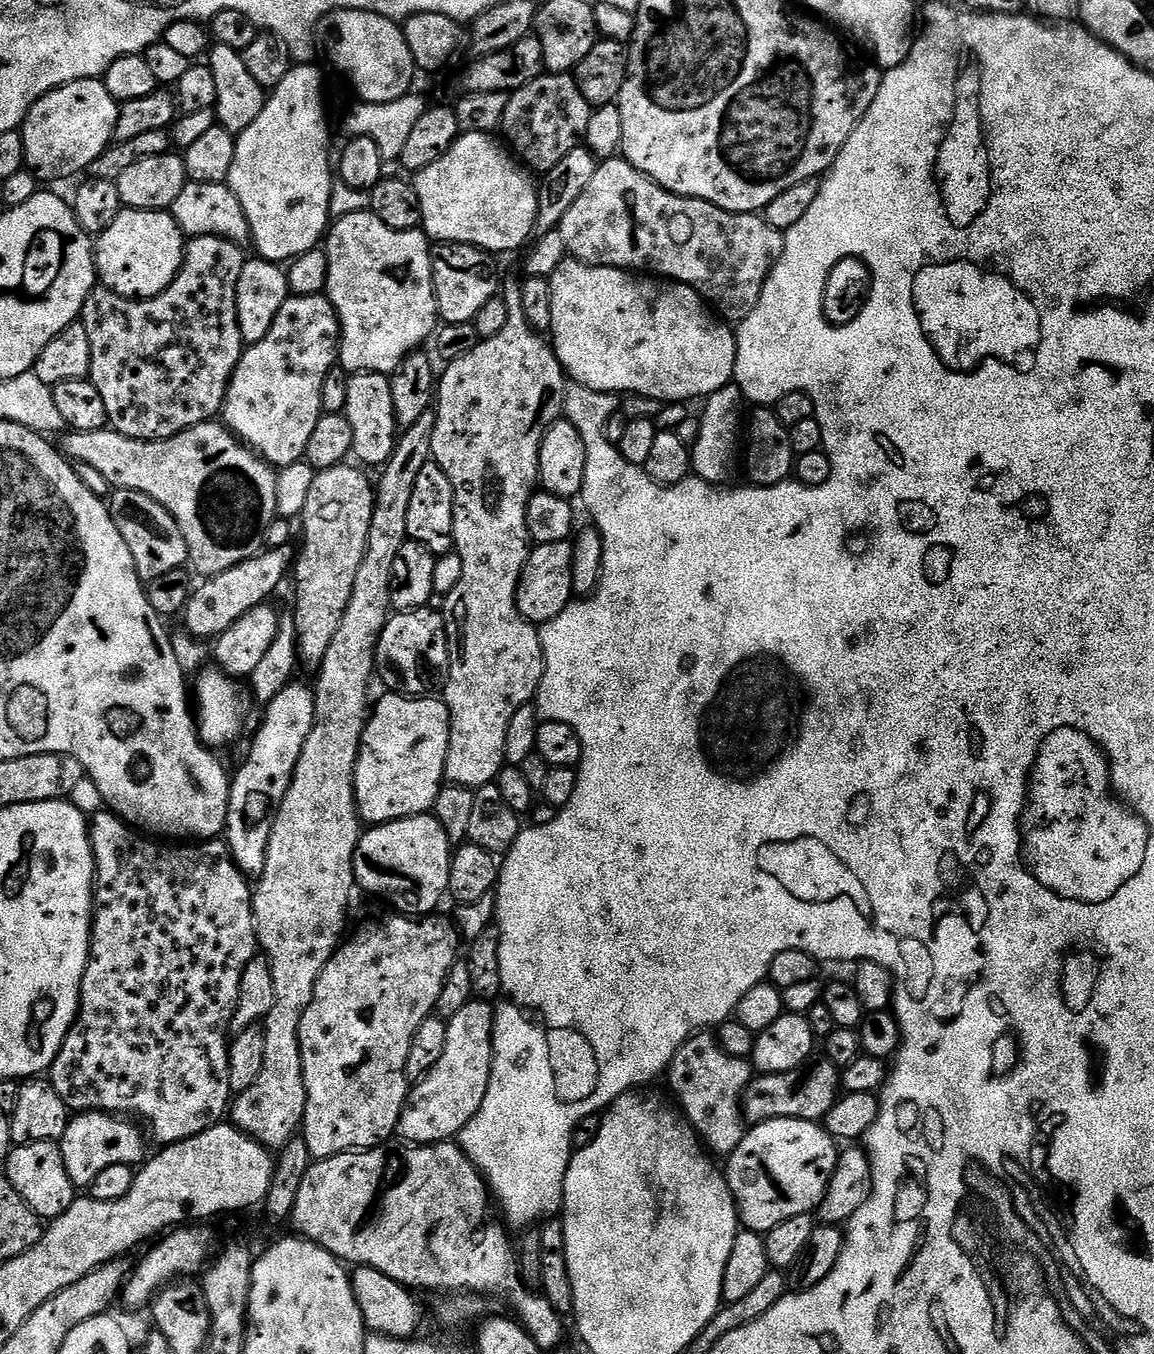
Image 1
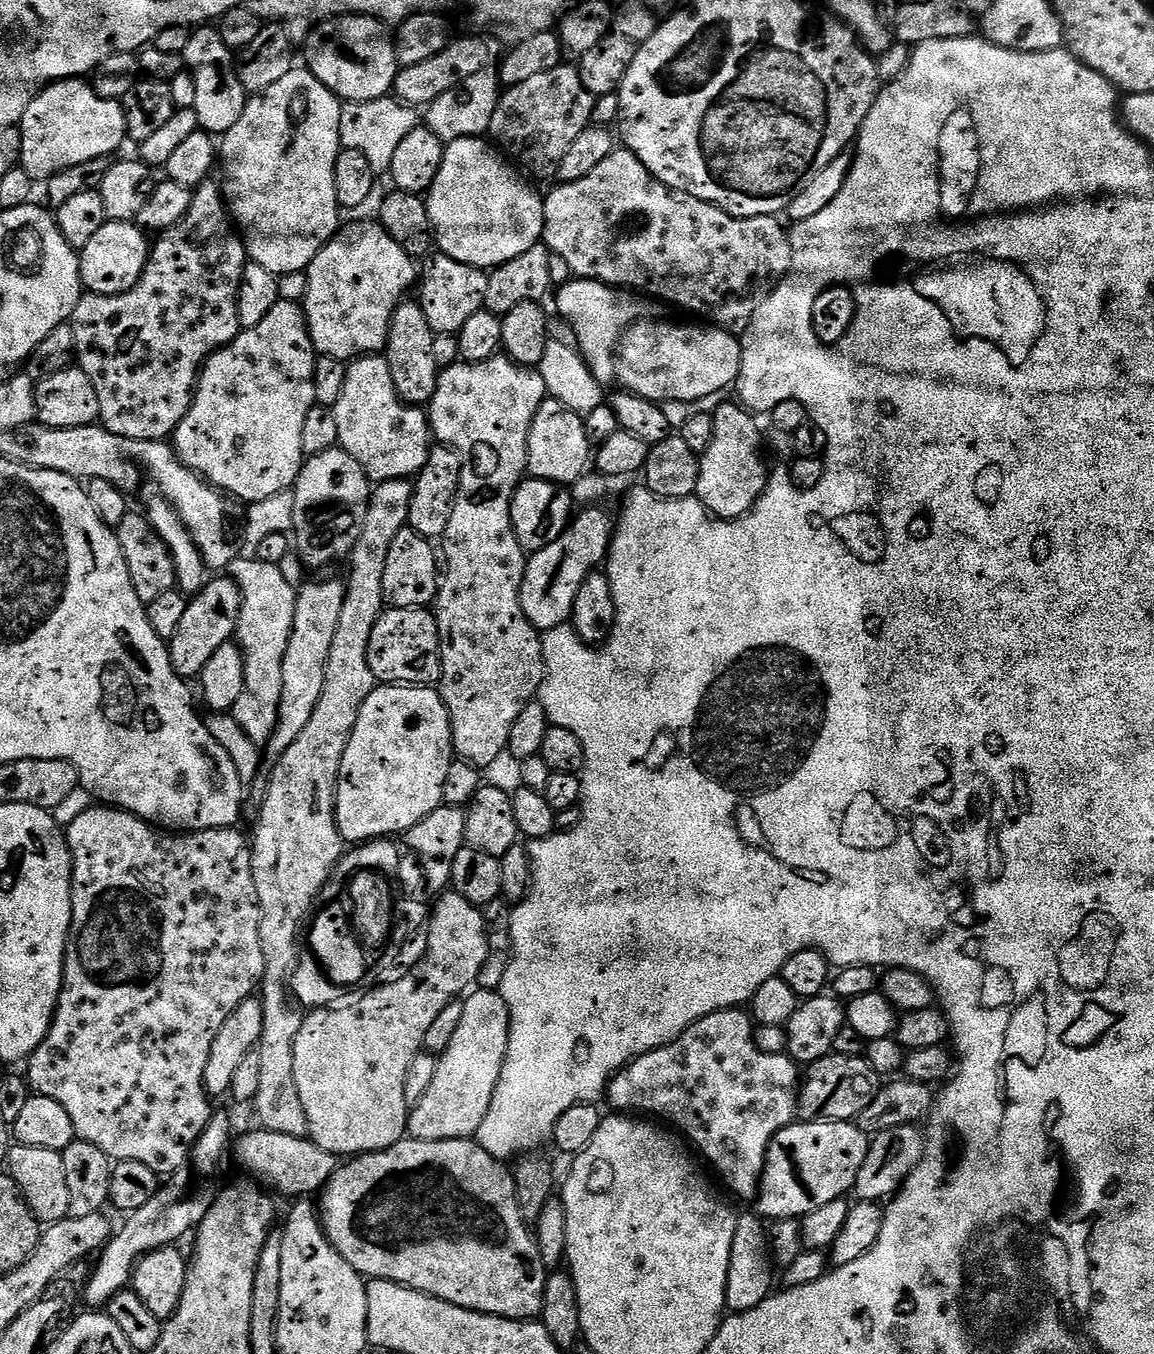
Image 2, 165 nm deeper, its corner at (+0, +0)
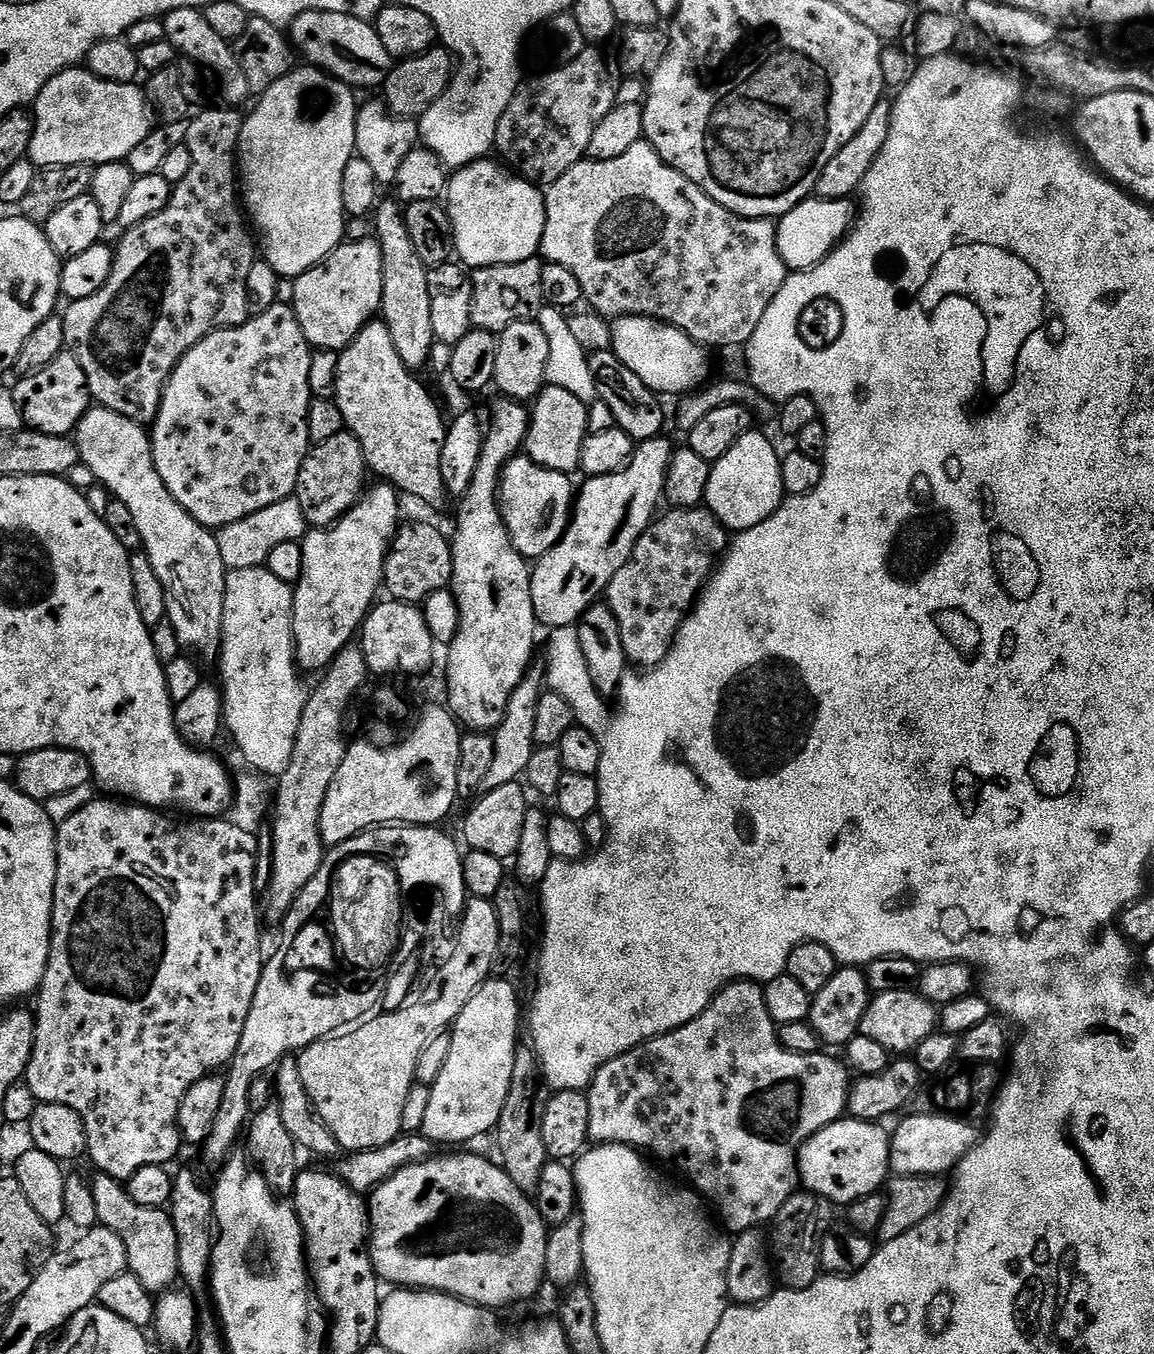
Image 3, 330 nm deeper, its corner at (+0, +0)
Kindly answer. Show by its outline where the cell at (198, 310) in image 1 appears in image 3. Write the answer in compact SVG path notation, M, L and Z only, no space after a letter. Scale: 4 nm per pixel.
M228 106L220 108L205 107L191 117L186 124L186 143L190 150L190 170L186 178L178 182L172 190L172 197L167 206L158 214L146 218L146 222L138 222L138 226L127 229L123 233L120 245L115 245L112 257L112 273L108 281L102 285L90 298L73 300L67 305L68 309L62 312L64 325L66 326L66 348L78 358L78 366L82 366L82 374L86 374L88 393L99 407L109 408L126 418L136 420L145 426L151 425L156 418L156 410L160 406L160 395L164 393L166 382L170 374L178 366L178 362L191 350L202 338L210 333L217 332L220 328L237 328L250 318L248 311L248 295L246 294L246 274L250 274L250 266L258 258L258 248L254 243L253 233L246 223L245 213L242 211L241 201L238 199L238 156L240 147L241 113Z

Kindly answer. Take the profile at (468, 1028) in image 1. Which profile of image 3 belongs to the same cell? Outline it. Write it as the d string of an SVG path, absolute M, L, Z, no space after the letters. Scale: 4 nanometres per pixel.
M489 978L479 990L474 994L474 998L470 998L470 1002L466 1002L466 1006L462 1010L462 1014L456 1016L456 1022L450 1029L452 1041L450 1042L450 1055L446 1058L446 1066L442 1066L442 1074L438 1074L438 1078L431 1084L432 1093L430 1094L430 1107L426 1109L426 1122L422 1122L420 1132L427 1140L431 1140L433 1145L440 1144L456 1144L452 1146L464 1146L467 1140L476 1140L479 1136L484 1136L495 1129L496 1123L499 1121L499 1115L502 1114L502 1108L506 1103L508 1093L510 1093L510 1082L513 1077L515 1052L518 1045L516 1039L516 1031L522 1028L522 1008L520 1012L520 1000L516 997L516 988L511 984L508 978Z

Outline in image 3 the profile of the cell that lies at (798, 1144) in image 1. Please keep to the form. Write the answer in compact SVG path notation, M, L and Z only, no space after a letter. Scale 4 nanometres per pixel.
M841 1118L826 1126L818 1134L814 1134L800 1147L798 1163L800 1166L800 1183L815 1196L824 1196L833 1205L847 1206L855 1200L866 1198L870 1194L880 1192L890 1176L890 1136L883 1132L881 1125L866 1120Z

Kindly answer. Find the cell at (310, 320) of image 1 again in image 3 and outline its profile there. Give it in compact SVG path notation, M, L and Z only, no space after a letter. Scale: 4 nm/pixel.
M275 304L262 314L252 316L246 323L237 328L220 328L206 338L202 338L178 362L178 366L170 374L160 395L160 406L156 410L156 418L150 425L150 441L154 466L166 482L166 490L174 494L174 498L204 528L219 530L254 514L258 510L266 510L266 506L274 506L274 502L282 502L296 491L298 474L302 470L302 462L308 457L310 441L308 439L308 411L314 399L310 390L310 358L314 349L302 334L302 326L298 322L296 312L291 304Z

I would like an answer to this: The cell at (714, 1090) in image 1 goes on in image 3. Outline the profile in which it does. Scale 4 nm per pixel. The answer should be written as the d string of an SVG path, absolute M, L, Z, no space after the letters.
M734 980L730 984L725 984L724 989L710 1002L710 1006L706 1006L706 1010L702 1010L702 1014L698 1014L698 1018L694 1018L694 1022L686 1022L686 1026L682 1026L678 1030L655 1036L653 1040L631 1048L626 1054L603 1064L586 1089L586 1095L590 1102L590 1134L588 1139L593 1145L626 1144L629 1148L637 1150L649 1148L658 1159L665 1160L668 1164L676 1163L677 1170L689 1180L685 1181L699 1192L705 1201L711 1202L713 1200L717 1204L715 1215L718 1220L718 1215L720 1215L721 1221L719 1220L719 1223L729 1233L739 1234L759 1229L763 1226L762 1224L764 1226L771 1225L778 1210L782 1210L782 1206L786 1206L786 1202L801 1187L798 1163L800 1147L811 1136L841 1119L848 1106L849 1069L839 1059L836 1061L834 1057L824 1055L794 1054L790 1050L786 1050L780 1041L777 1024L770 1018L770 1010L766 1010L763 987L755 980Z

